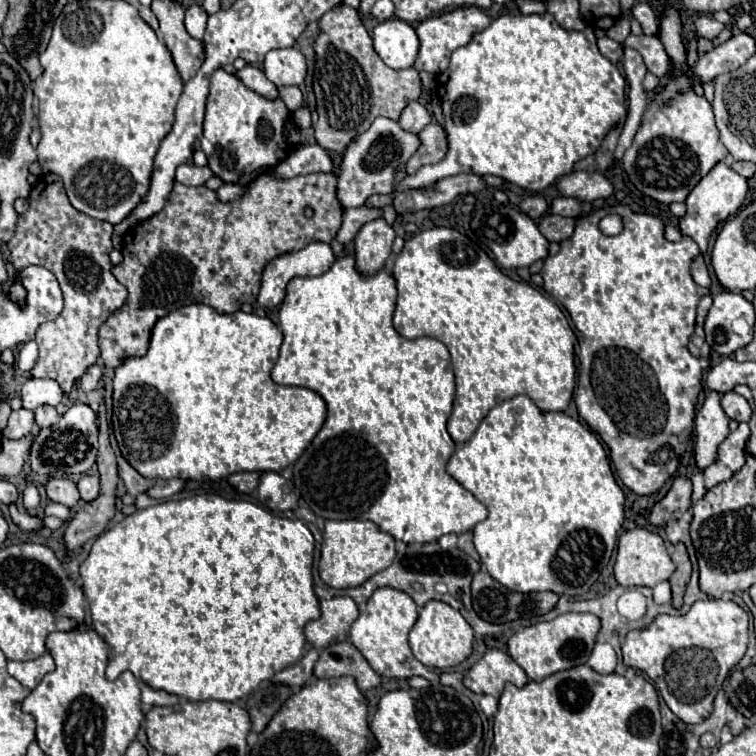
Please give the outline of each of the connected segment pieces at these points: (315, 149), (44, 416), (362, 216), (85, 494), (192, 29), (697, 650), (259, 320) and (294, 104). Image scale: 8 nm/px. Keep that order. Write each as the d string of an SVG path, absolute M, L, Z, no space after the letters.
M318 143L300 145L288 155L288 159L284 159L282 163L278 163L268 171L268 175L276 175L282 179L308 175L308 173L334 173L334 163L330 155Z
M44 405L44 407L38 407L34 411L34 419L36 419L38 427L52 427L58 421L58 413L56 413L54 407Z
M364 205L358 209L346 209L344 217L342 217L342 225L340 231L336 233L336 241L340 243L350 243L354 239L354 235L360 231L362 225L366 225L368 221L380 217L382 211L380 209L366 209Z
M82 475L78 481L78 491L80 491L80 499L82 501L92 501L98 497L100 485L98 485L98 477L90 477L90 475Z
M200 5L188 7L186 9L186 31L192 37L202 39L204 37L204 31L206 31L206 19L208 19L208 13Z
M706 599L696 601L686 615L658 615L648 627L638 631L628 631L622 643L624 665L644 671L658 687L662 699L670 711L688 725L702 723L712 713L712 701L720 691L730 669L738 665L748 647L748 613L734 601Z
M192 303L186 305L182 309L176 309L168 315L164 315L162 319L158 319L152 327L152 335L150 335L150 345L146 355L142 357L128 357L122 361L120 367L114 369L114 379L112 379L112 429L114 429L114 437L118 443L118 449L122 453L122 457L144 477L150 479L172 479L172 477L180 477L180 479L194 479L194 481L202 481L202 479L222 479L228 477L232 473L238 471L282 471L284 467L292 465L302 451L310 445L310 441L314 439L314 435L320 431L324 419L326 419L326 403L324 399L312 391L312 389L304 389L304 387L292 387L276 385L270 379L270 369L274 367L276 359L278 359L278 351L283 342L283 334L281 329L275 325L268 317L258 317L254 313L244 313L244 311L236 311L232 315L222 315L216 313L212 307L204 305L204 303Z
M278 87L278 95L290 111L296 111L302 105L302 91L298 87Z

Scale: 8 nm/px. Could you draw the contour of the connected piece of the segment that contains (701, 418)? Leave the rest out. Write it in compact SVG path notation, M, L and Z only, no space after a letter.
M708 391L706 401L696 415L696 445L694 459L700 471L708 467L708 463L716 463L716 447L728 437L728 417L720 407L720 393Z

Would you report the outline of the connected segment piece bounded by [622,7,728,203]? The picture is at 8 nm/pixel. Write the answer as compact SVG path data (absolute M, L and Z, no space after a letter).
M664 7L660 15L660 41L668 51L672 75L670 81L650 97L644 111L640 129L626 149L622 161L630 181L644 195L660 201L684 201L694 185L722 159L728 157L728 149L720 143L720 131L714 123L712 105L706 97L696 95L692 83L686 75L686 47L682 39L682 19L680 11L674 7Z

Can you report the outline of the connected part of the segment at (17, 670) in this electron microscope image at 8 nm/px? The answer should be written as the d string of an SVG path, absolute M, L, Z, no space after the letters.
M48 653L32 661L8 661L8 673L28 689L34 689L42 677L54 669L54 659Z

